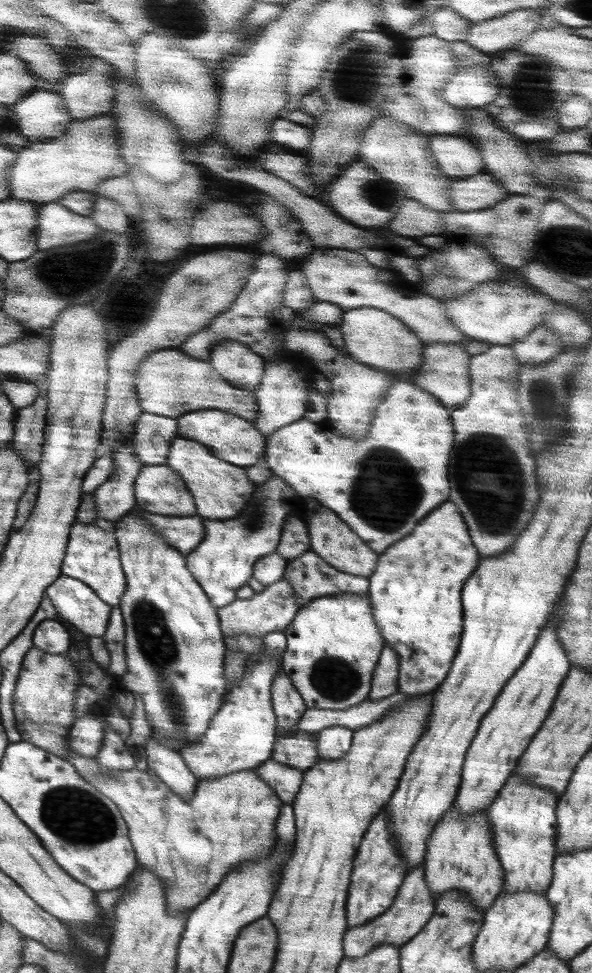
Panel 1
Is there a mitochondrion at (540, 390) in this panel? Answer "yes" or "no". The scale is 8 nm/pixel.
yes

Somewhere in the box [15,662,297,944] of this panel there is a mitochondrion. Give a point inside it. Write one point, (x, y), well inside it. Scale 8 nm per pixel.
(76, 816)

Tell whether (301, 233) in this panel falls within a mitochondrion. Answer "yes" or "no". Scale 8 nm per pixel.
no

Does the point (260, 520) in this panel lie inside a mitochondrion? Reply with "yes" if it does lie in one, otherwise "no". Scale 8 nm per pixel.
yes

